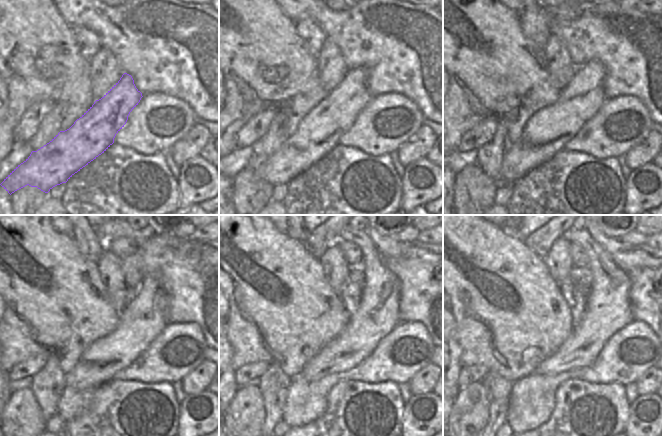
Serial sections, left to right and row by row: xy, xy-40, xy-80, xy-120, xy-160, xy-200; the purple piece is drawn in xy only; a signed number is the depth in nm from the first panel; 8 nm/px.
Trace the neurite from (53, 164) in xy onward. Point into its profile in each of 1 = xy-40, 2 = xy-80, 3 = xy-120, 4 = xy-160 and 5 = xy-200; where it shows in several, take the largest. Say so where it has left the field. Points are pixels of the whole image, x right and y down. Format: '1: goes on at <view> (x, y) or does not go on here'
1: goes on at xy-40 (318, 133)
2: goes on at xy-80 (547, 132)
3: goes on at xy-120 (143, 318)
4: goes on at xy-160 (377, 315)
5: goes on at xy-200 (607, 311)

